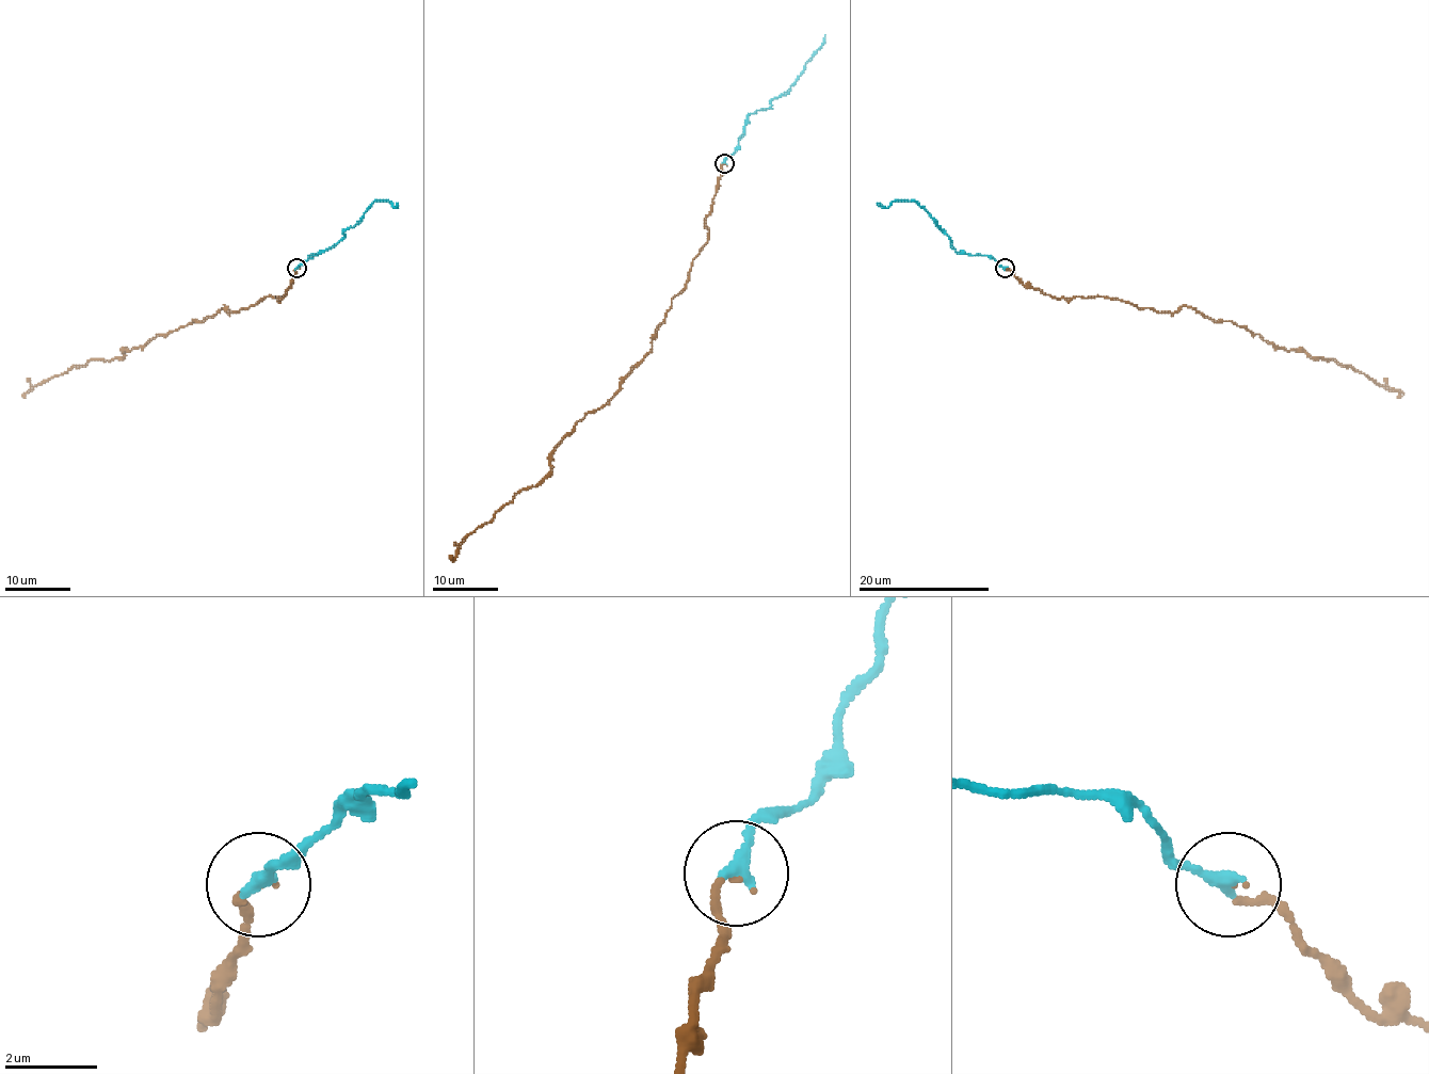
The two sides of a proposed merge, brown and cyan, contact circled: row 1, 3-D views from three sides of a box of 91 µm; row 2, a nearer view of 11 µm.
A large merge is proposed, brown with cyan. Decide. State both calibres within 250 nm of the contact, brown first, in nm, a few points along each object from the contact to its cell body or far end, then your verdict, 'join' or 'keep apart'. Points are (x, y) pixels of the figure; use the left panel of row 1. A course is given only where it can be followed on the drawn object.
110/320 nm | brown via (296, 269), (281, 300), (266, 297), (238, 313), (224, 306), (123, 350), (123, 358), (73, 365), (21, 396) | cyan via (296, 269), (311, 255), (321, 254), (339, 240), (375, 202), (388, 202), (395, 208), (398, 203) | join

